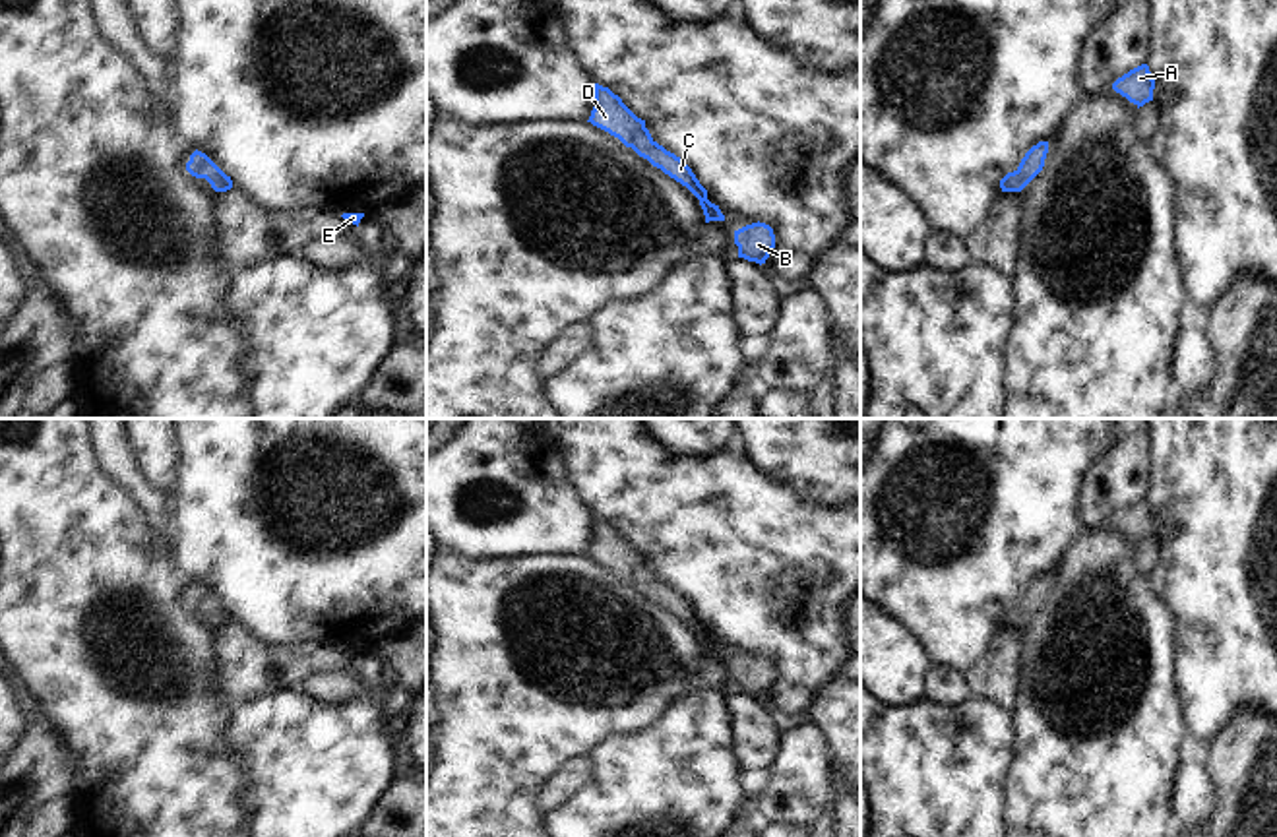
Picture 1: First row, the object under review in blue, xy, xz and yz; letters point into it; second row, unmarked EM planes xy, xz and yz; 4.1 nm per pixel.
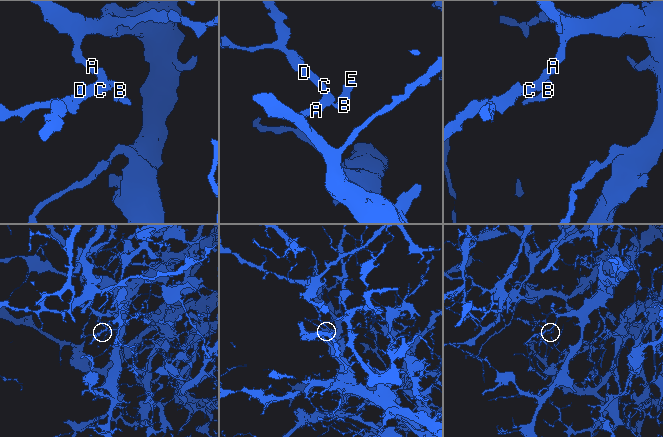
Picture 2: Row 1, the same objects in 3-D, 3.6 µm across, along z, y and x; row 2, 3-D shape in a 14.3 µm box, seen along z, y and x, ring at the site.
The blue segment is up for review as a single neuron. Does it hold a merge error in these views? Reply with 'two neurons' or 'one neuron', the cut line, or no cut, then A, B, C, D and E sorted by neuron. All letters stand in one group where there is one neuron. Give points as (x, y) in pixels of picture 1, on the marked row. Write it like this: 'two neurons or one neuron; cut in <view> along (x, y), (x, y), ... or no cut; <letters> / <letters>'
one neuron; no cut; A B C D E

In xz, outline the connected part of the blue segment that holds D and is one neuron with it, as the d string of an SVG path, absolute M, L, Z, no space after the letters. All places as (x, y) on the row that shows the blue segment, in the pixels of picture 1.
M595 83L595 107L587 122L618 138L626 147L632 147L639 157L686 186L700 200L705 223L725 221L719 205L707 200L707 190L700 184L692 169L659 145L645 128L645 120L638 118L608 87Z

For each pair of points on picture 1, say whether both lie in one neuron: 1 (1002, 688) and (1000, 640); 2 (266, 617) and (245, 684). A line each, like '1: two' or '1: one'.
1: one
2: two

